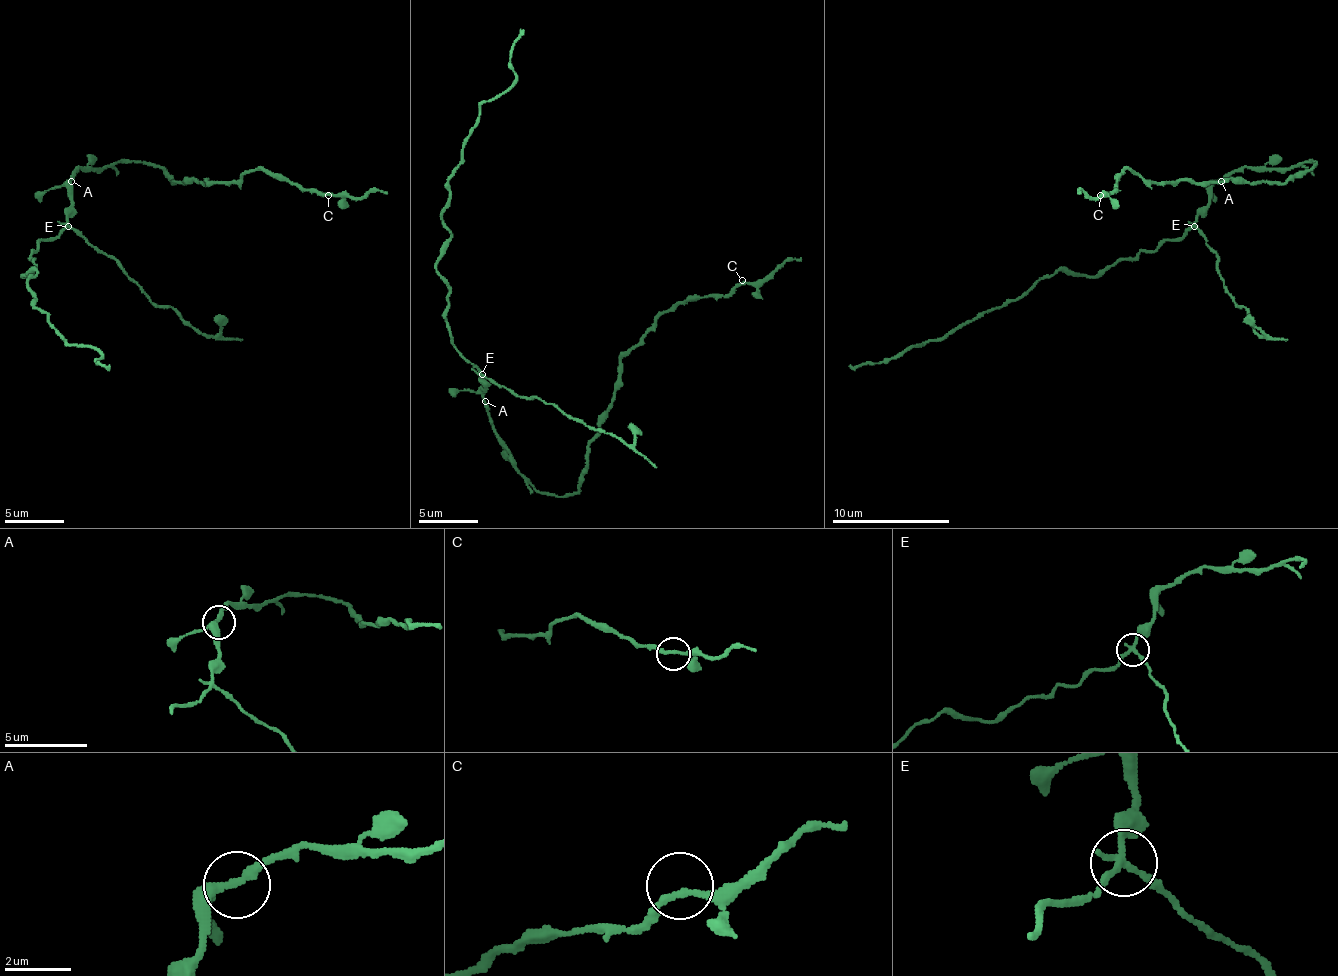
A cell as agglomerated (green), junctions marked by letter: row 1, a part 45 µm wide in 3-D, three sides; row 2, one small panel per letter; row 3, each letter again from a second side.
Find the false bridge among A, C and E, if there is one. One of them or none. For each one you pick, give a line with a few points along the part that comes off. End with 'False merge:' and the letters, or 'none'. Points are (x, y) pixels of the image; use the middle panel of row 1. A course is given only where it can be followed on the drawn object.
E: (482, 375), (527, 398), (556, 404), (571, 419), (583, 419), (657, 466)
False merge: E

